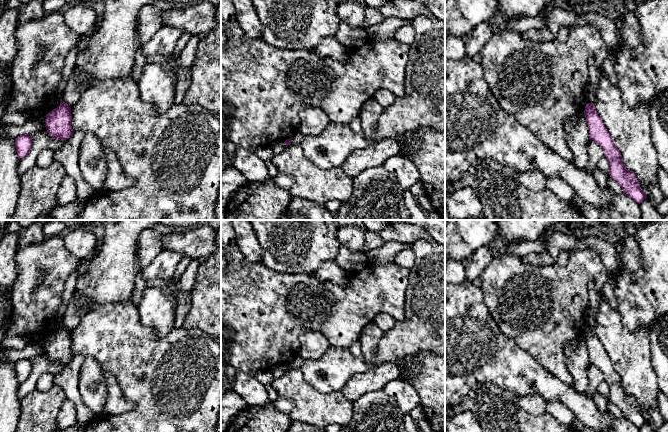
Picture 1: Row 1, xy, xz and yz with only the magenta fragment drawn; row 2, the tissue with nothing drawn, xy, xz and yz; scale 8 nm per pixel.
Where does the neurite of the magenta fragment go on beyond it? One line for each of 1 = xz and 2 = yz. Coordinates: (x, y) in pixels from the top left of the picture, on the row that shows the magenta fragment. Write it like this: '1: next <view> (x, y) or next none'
1: next none
2: next none

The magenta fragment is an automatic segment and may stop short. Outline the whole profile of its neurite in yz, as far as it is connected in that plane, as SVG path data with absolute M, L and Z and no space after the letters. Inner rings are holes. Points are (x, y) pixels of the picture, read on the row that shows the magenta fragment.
M586 104L584 115L590 140L595 141L603 149L604 157L608 159L610 177L623 189L623 195L629 196L640 204L647 196L639 186L635 173L624 167L621 152L614 145L612 137L598 115L594 104Z

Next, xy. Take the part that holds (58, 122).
M65 102L49 112L46 116L46 129L53 139L66 141L73 133L71 127L71 107Z

